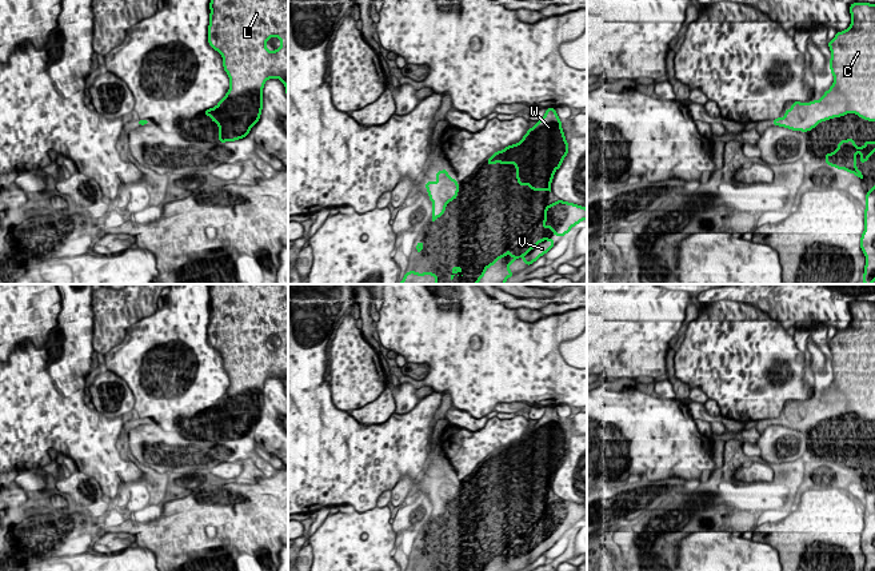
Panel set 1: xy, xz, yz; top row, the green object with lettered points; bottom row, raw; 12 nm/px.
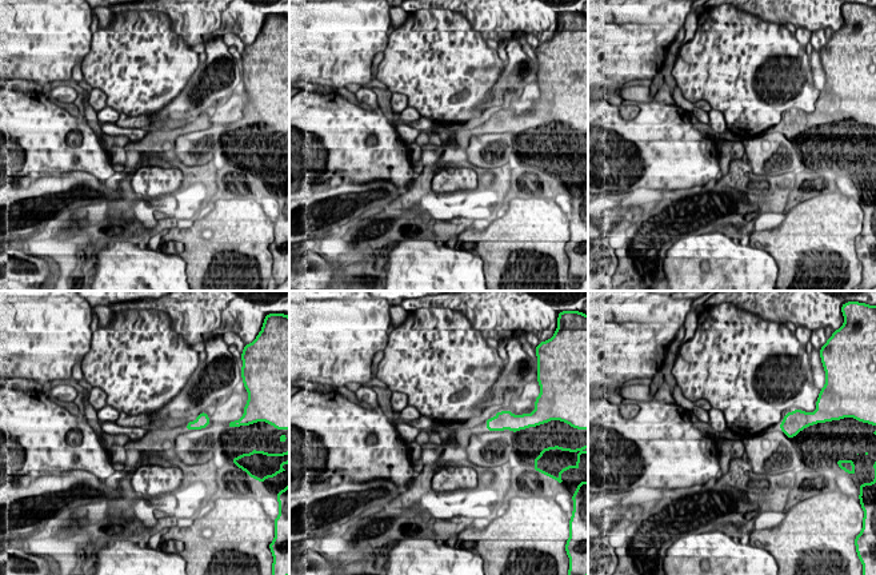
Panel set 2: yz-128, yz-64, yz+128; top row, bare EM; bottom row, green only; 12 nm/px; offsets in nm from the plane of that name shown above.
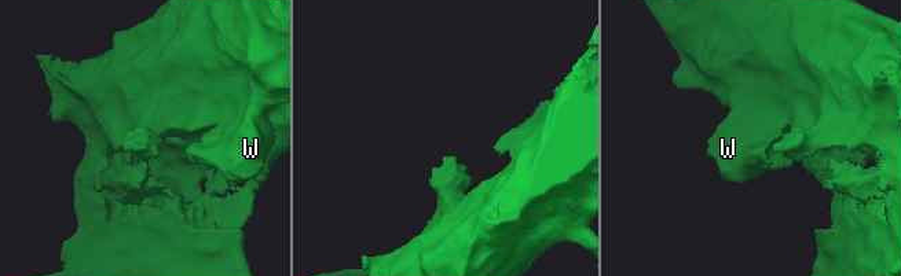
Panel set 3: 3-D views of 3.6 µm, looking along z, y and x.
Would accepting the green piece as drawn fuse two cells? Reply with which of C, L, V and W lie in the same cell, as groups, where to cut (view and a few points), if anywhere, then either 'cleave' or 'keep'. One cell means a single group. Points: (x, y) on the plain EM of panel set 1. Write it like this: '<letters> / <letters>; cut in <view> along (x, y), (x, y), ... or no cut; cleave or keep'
C L V W; no cut; keep

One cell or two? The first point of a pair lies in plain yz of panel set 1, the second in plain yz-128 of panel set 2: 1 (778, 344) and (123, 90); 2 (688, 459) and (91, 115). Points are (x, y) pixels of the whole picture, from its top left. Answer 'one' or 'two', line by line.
1: one
2: two

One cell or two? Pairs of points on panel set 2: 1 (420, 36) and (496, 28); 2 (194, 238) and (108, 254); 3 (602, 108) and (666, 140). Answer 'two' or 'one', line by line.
1: two
2: two
3: one

